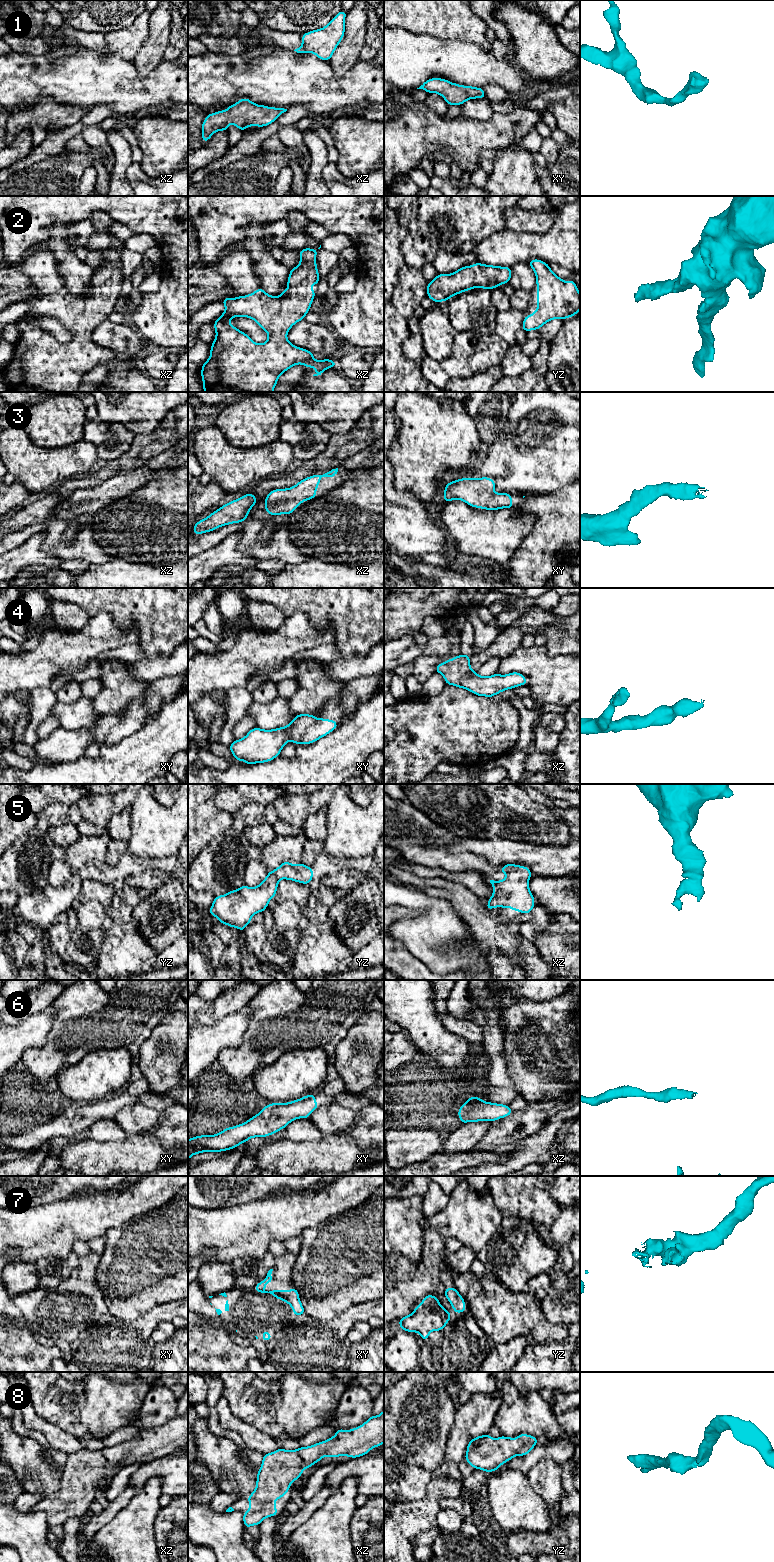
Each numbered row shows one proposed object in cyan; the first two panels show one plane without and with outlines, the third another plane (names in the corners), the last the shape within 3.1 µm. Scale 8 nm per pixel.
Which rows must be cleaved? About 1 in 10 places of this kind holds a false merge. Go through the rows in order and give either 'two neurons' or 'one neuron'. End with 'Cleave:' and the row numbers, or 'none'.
1: one neuron
2: one neuron
3: one neuron
4: one neuron
5: one neuron
6: one neuron
7: one neuron
8: one neuron
Cleave: none

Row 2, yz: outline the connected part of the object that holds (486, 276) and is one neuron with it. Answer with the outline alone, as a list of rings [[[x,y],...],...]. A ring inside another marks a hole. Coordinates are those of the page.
[[[476,262],[472,266],[463,266],[451,274],[438,274],[427,284],[426,295],[435,303],[439,303],[473,288],[492,290],[510,282],[511,272],[511,267]]]

